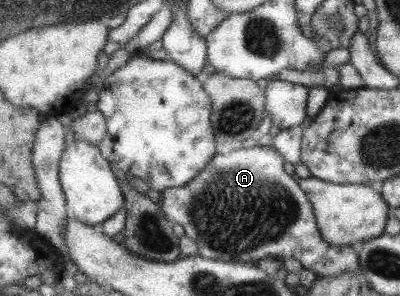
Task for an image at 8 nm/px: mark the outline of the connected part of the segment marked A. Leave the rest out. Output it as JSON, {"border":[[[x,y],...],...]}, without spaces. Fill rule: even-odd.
{"border":[[[254,145],[254,147],[248,147],[248,149],[244,149],[244,147],[240,147],[240,149],[236,149],[236,151],[230,151],[228,153],[216,153],[206,165],[204,165],[204,169],[192,179],[192,181],[188,181],[186,185],[182,185],[182,187],[170,187],[168,189],[164,189],[162,191],[162,198],[158,202],[160,205],[160,210],[164,212],[164,216],[172,221],[174,224],[179,224],[183,227],[186,237],[190,237],[196,241],[196,245],[198,245],[198,251],[202,257],[211,260],[220,260],[220,261],[229,261],[229,262],[242,262],[242,263],[257,263],[260,259],[264,259],[268,256],[274,256],[278,258],[287,259],[289,257],[294,257],[302,263],[304,268],[307,268],[317,275],[320,276],[339,276],[346,272],[361,272],[360,270],[360,257],[358,257],[358,250],[354,246],[334,246],[324,238],[322,238],[322,234],[320,234],[320,230],[318,230],[318,224],[316,223],[316,216],[314,215],[314,206],[310,205],[310,200],[308,200],[308,196],[306,196],[306,192],[302,190],[299,186],[298,178],[295,175],[290,175],[284,169],[284,164],[286,159],[282,157],[282,154],[274,147],[274,146],[264,146],[264,145]]]}

